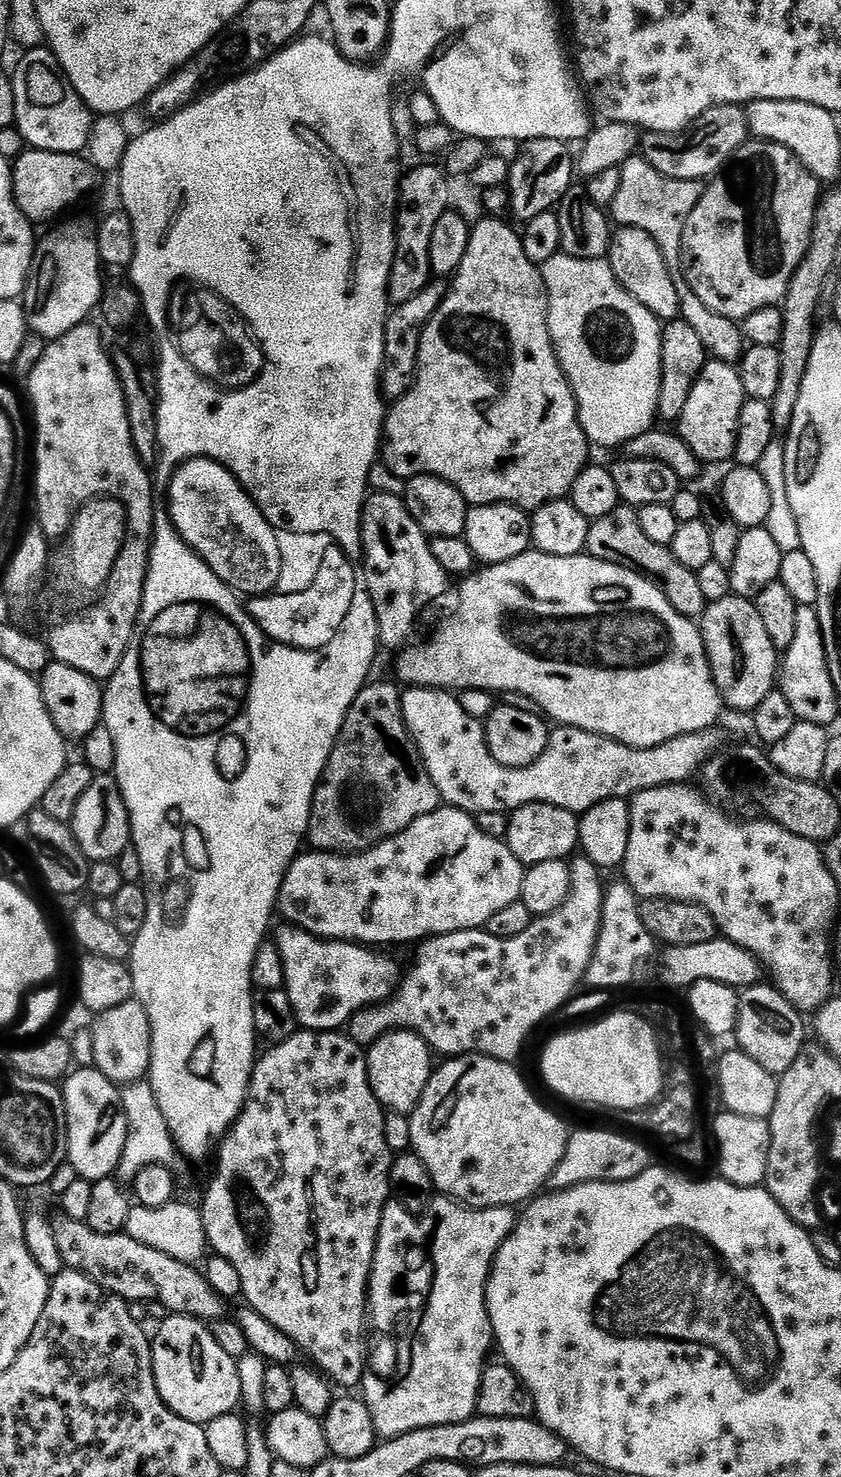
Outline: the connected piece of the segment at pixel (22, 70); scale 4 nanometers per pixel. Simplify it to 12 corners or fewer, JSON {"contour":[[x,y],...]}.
{"contour":[[51,48],[11,73],[15,127],[38,152],[80,154],[94,113]]}

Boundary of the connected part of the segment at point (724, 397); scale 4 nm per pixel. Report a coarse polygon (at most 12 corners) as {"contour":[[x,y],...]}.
{"contour":[[709,359],[678,435],[705,465],[735,457],[739,367]]}

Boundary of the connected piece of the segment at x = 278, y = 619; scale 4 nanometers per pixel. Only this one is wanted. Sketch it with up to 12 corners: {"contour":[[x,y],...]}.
{"contour":[[330,557],[310,593],[254,596],[271,643],[317,652],[351,617],[358,578]]}

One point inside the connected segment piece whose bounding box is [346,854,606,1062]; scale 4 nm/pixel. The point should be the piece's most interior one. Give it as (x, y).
(466, 993)

